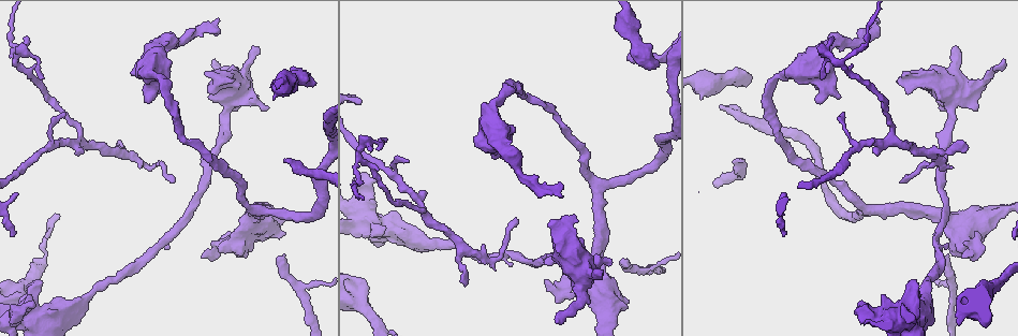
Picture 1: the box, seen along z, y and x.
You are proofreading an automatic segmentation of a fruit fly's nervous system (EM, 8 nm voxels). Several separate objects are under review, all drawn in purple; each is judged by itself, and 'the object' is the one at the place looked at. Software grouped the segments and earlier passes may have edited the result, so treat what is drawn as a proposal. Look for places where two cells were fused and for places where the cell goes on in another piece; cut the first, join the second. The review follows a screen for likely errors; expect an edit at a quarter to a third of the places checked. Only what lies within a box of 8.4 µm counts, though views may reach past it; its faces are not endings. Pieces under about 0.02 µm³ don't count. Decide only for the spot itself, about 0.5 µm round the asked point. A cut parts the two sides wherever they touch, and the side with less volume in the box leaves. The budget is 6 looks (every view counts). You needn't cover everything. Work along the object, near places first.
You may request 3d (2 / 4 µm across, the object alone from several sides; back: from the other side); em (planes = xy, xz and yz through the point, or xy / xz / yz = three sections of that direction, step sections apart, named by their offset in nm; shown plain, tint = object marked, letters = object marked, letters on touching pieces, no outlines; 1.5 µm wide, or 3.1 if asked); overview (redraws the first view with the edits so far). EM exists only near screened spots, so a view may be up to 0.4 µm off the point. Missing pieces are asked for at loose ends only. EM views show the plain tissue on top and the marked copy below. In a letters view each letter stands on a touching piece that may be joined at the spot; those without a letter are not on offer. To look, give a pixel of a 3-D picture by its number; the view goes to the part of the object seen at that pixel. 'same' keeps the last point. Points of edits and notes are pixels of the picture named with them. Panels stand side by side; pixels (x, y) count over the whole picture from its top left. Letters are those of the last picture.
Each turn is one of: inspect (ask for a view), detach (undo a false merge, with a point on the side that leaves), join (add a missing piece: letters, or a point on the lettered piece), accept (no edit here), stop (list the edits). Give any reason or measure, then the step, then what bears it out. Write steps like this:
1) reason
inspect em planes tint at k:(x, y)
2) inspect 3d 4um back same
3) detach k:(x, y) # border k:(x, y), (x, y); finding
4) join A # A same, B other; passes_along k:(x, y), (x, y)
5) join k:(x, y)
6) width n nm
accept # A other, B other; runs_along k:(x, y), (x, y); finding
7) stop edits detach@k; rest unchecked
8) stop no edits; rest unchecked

an open end
inspect 3d 4um at 1:(748, 82)

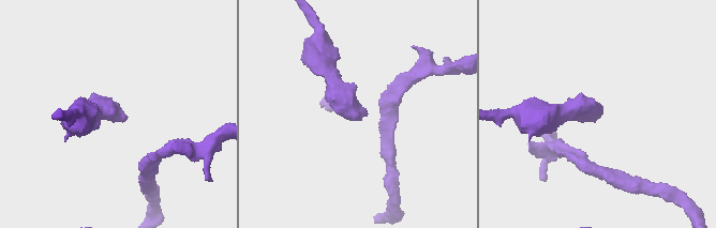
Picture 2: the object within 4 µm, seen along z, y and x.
now the EM
inspect em planes letters at 2:(126, 116)

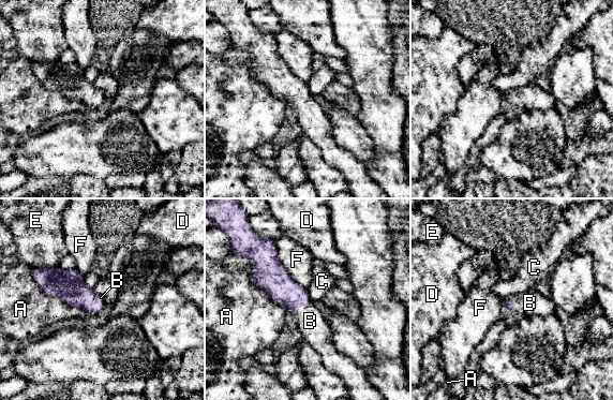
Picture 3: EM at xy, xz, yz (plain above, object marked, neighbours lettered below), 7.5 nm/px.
join 3:(310, 321) # A other, B same, C other, D other, E other, F other; passes_along 3:(280, 286), (301, 306), (310, 321); it goes on there

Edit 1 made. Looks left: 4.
inspect overview

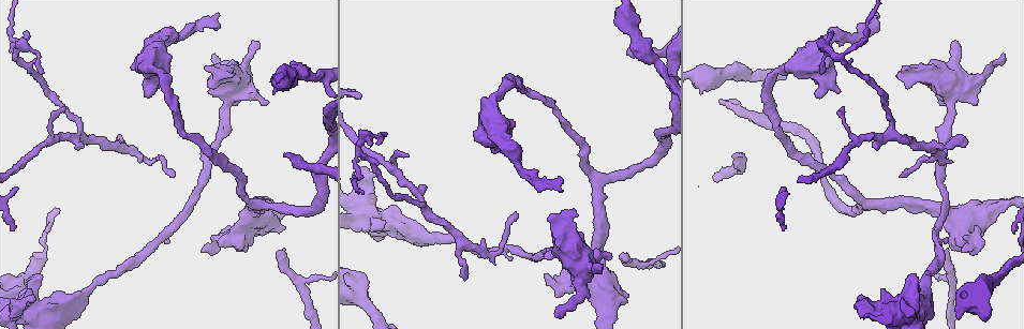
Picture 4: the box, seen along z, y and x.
branch stops here
inspect em xz step 4 letters at 4:(254, 42)

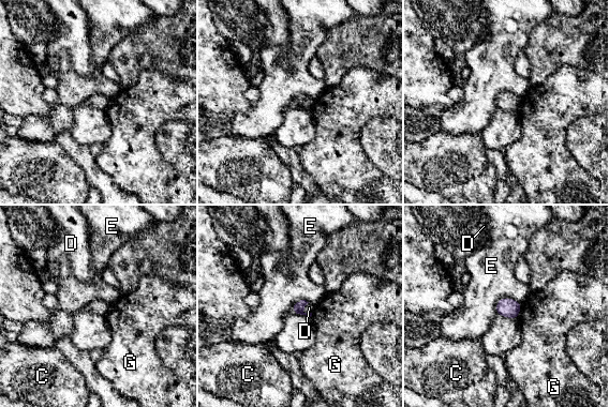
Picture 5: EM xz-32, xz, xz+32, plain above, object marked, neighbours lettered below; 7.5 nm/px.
another direction
inspect em planes letters same

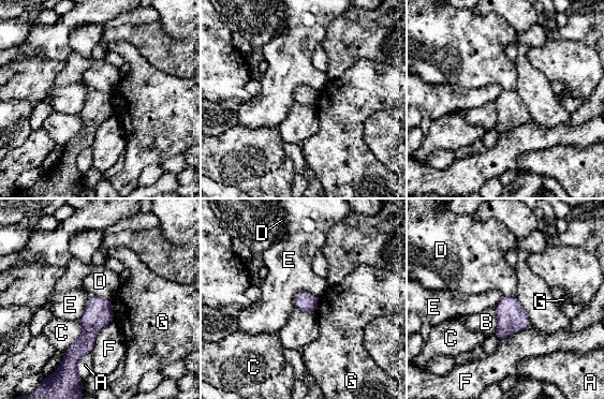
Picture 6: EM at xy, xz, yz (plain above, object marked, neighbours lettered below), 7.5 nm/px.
width 150 nm
accept # A other, B other, C other, D other, E other, F other, G other; border 6:(90, 294), (111, 299); none of them fits

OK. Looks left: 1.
stop edits join@3; rest unchecked

